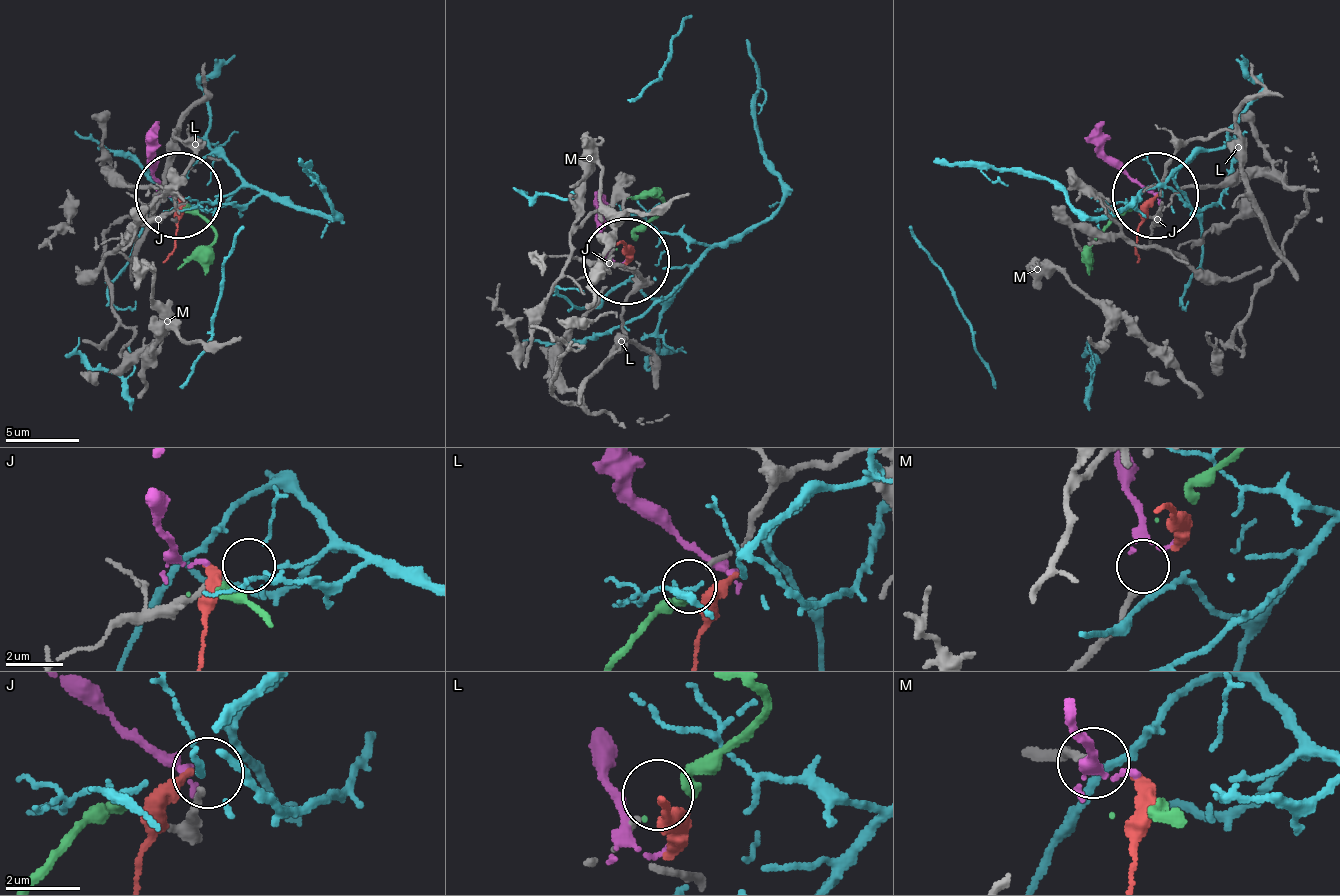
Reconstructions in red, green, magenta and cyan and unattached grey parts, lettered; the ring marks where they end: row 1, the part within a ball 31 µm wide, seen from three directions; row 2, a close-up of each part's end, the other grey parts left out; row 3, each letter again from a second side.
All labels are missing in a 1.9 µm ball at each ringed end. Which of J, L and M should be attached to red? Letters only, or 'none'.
none

